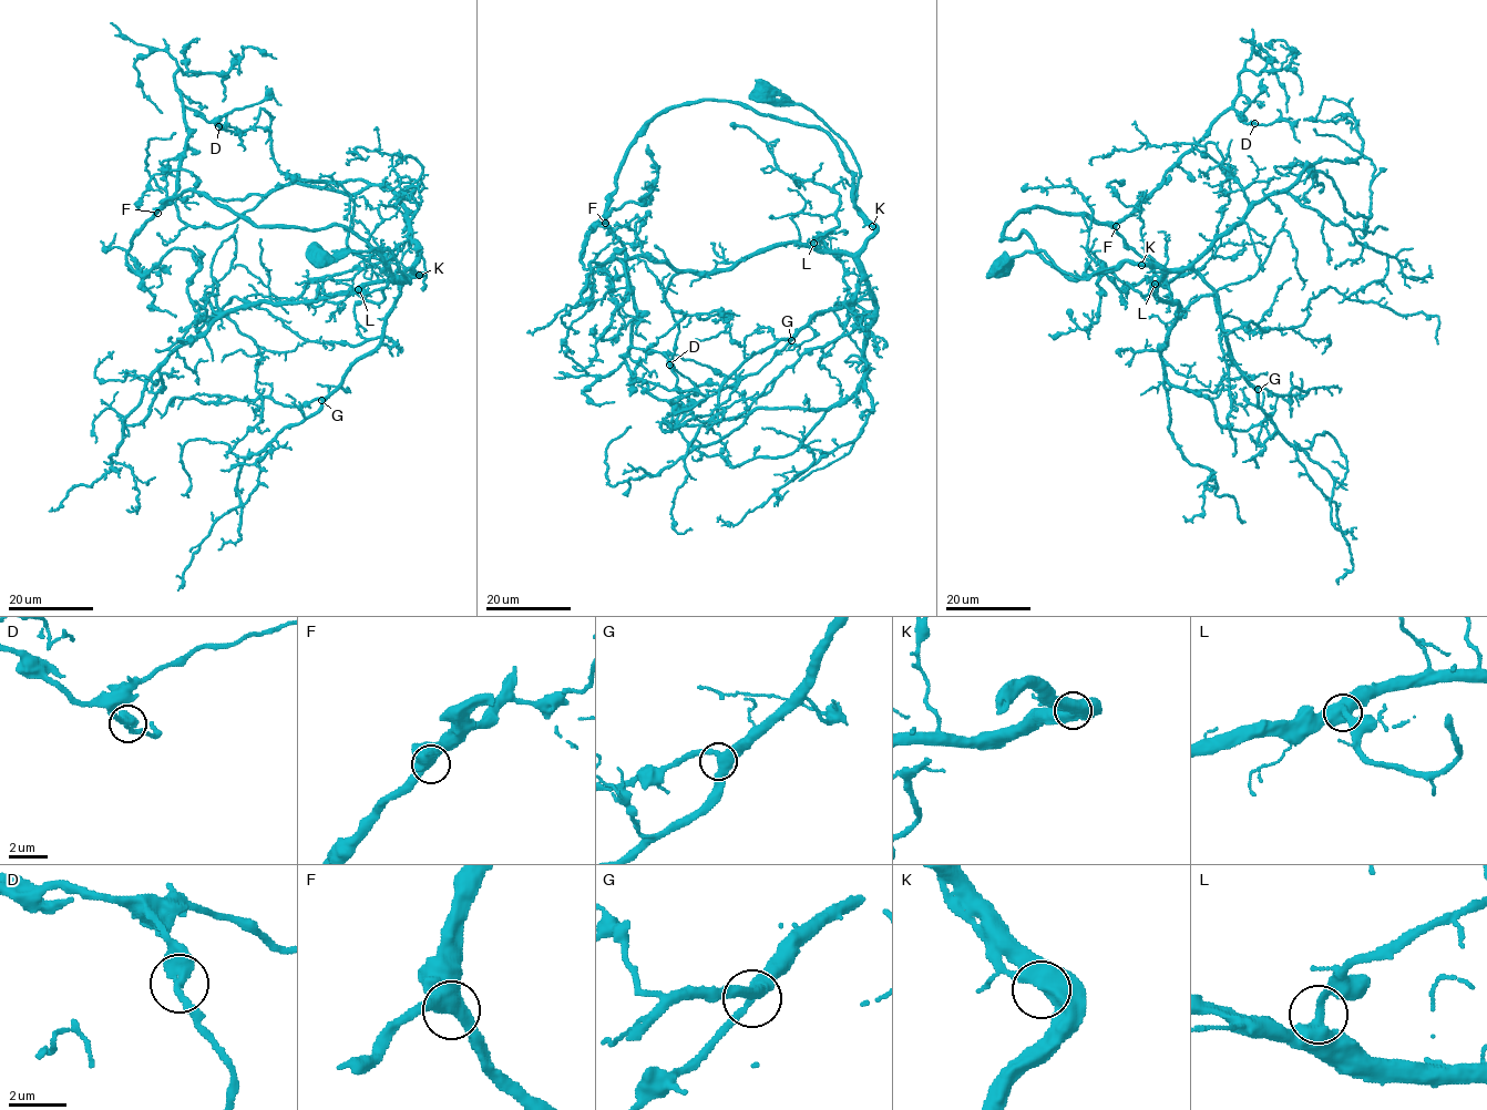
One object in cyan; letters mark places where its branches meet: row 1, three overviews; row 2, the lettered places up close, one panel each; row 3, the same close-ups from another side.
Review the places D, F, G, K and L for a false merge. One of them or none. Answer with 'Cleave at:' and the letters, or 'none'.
Cleave at: none

